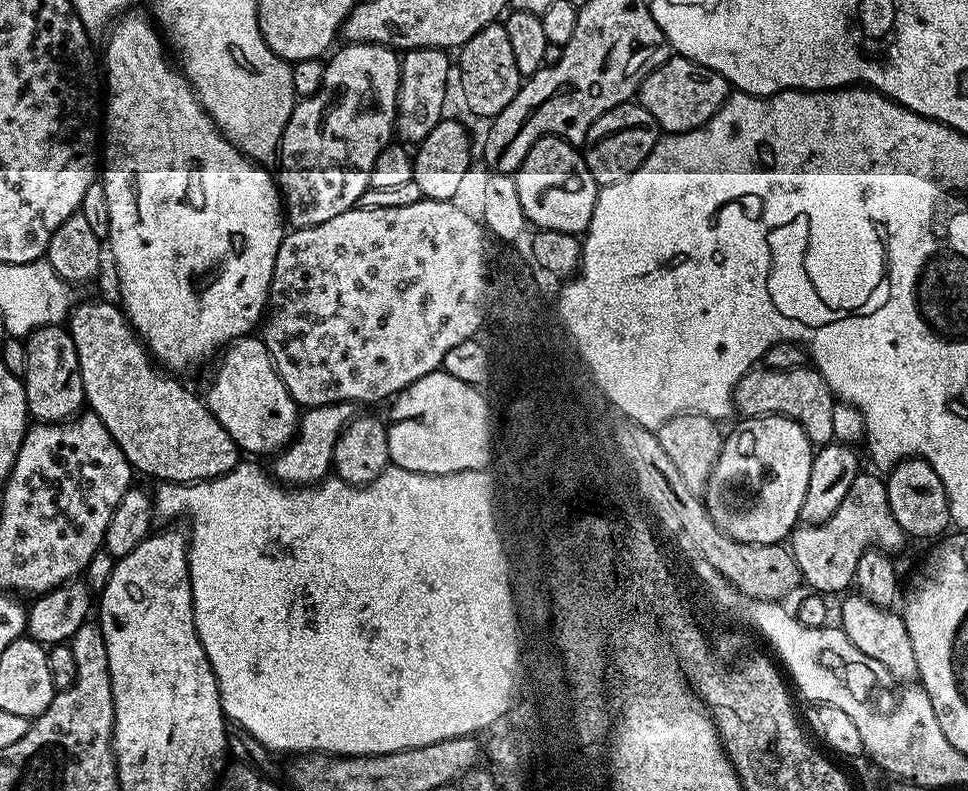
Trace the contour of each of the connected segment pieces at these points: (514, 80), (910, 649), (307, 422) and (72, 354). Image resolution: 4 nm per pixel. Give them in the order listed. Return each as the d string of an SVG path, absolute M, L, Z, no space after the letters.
M497 22L478 30L458 49L458 72L460 68L460 88L464 91L464 104L476 118L491 118L498 115L518 94L522 77L514 62L514 49L510 47L510 38L506 35L503 23Z
M859 594L845 595L840 604L839 627L874 662L882 662L886 670L896 680L901 682L912 682L920 675L918 670L918 658L914 658L914 646L910 643L910 634L904 625L904 617L899 611L892 608L879 608L874 602Z
M323 404L317 408L307 409L301 415L300 423L296 425L296 434L292 443L287 448L281 448L271 457L271 475L288 486L319 484L333 471L334 446L344 427L353 419L352 410L354 410L352 404Z
M47 324L34 331L24 340L26 350L26 370L23 374L24 393L28 399L28 414L33 421L42 424L61 424L63 420L73 419L85 407L82 374L78 366L78 350L74 350L74 338L67 327L60 324Z

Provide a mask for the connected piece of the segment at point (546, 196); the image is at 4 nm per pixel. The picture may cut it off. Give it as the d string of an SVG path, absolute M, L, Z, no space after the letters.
M543 136L526 154L516 173L518 198L529 225L540 230L587 233L594 214L598 185L586 166L581 149L558 136Z

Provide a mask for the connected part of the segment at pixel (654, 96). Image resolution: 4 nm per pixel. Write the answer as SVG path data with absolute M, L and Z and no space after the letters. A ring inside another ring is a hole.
M672 54L665 64L655 68L642 81L638 103L652 115L660 129L671 134L702 127L727 102L729 95L730 85L725 76L694 63L690 58Z

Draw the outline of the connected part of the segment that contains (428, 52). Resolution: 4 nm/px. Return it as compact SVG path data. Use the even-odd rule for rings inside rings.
M409 48L400 56L400 89L396 99L396 132L404 142L419 142L438 126L444 112L444 99L448 96L448 71L453 71L454 64L448 61L449 53L443 48Z

